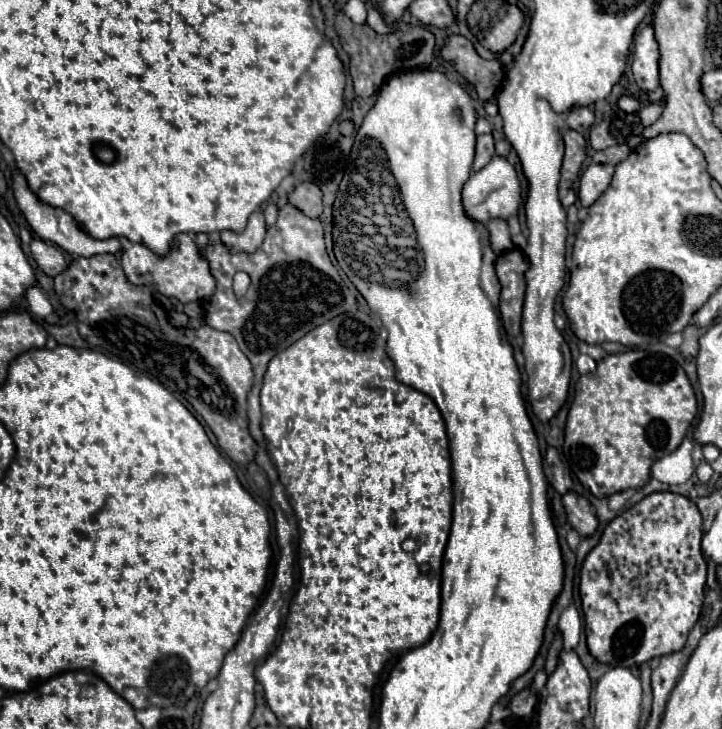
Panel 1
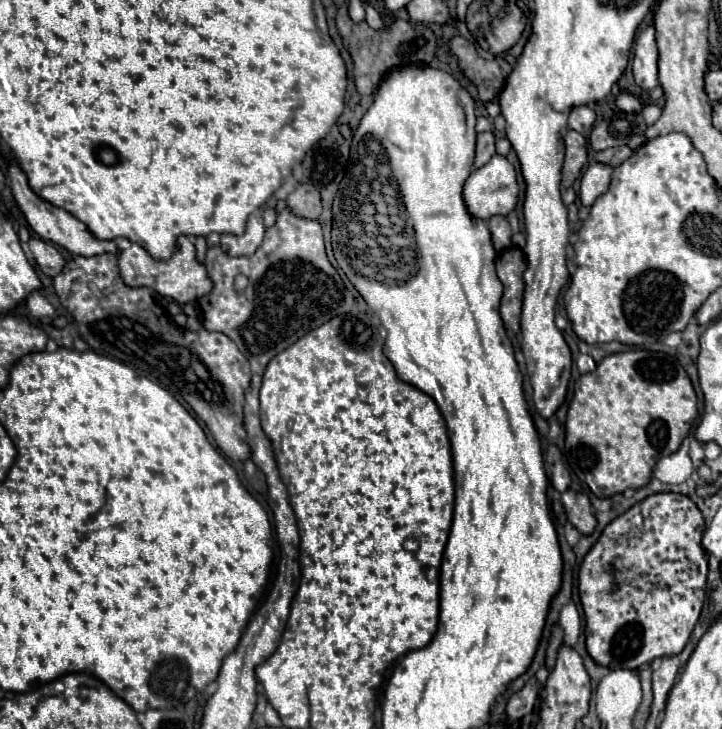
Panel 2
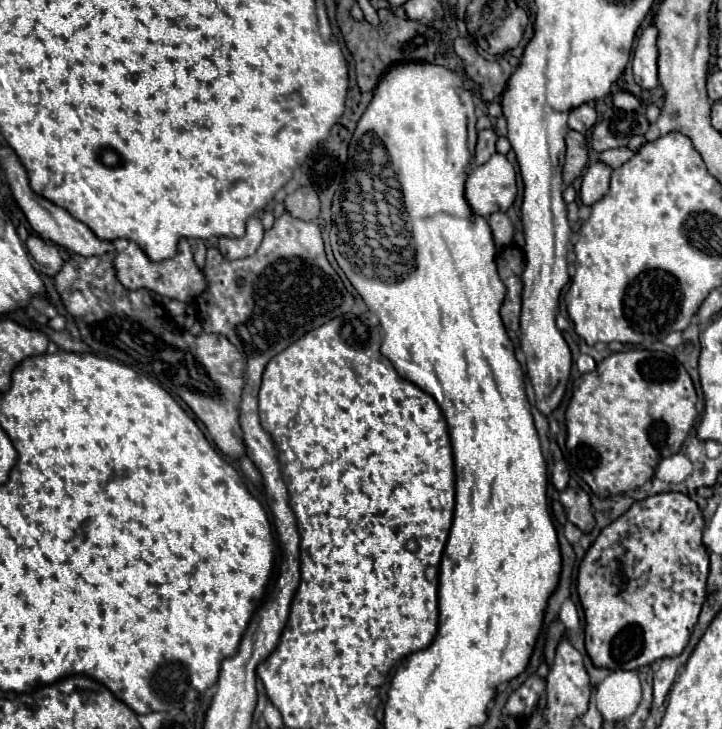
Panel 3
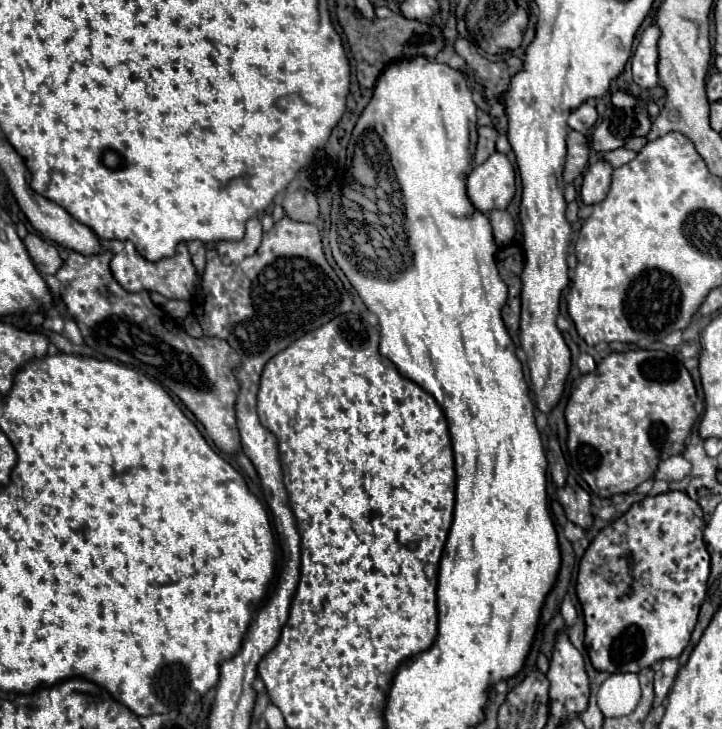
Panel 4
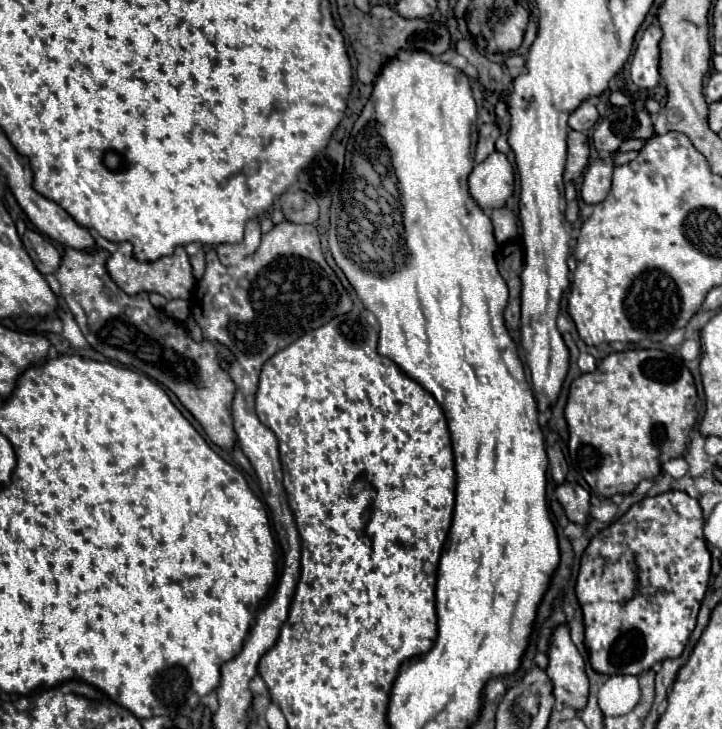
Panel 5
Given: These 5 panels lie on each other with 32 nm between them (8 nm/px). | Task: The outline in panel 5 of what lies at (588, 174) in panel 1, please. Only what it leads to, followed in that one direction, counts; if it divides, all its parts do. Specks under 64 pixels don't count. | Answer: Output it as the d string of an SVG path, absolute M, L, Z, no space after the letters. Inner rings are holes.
M611 155L602 156L588 166L580 190L582 200L586 204L598 204L604 200L604 196L610 192L612 172L614 172L614 164Z

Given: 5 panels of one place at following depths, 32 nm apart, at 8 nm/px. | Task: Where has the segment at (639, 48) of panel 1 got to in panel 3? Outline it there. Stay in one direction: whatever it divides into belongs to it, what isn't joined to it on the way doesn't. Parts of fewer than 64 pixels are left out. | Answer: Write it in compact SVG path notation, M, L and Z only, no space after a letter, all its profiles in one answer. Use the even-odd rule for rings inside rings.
M648 26L636 44L634 50L634 58L632 58L632 70L634 70L634 80L640 88L652 90L658 86L658 48L656 48L656 40L658 40L658 30L656 26Z

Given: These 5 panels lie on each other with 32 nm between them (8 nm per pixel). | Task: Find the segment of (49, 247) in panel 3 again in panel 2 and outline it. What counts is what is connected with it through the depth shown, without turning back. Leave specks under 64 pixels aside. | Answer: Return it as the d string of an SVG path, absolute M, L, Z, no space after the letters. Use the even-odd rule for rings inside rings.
M30 238L28 242L30 246L30 252L38 264L38 268L46 274L46 276L56 276L60 272L60 268L64 268L64 258L60 254L60 250L50 244L50 242L44 242L42 238Z

